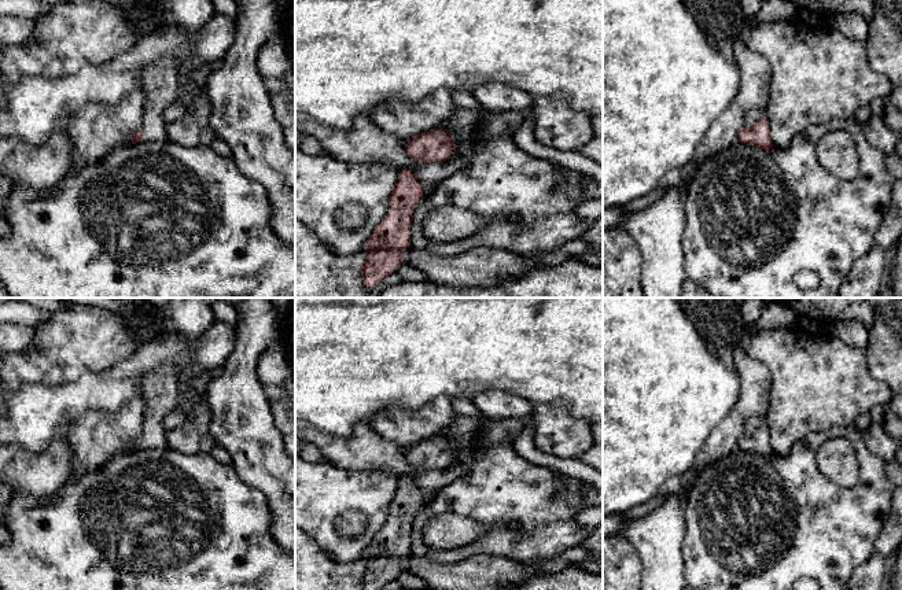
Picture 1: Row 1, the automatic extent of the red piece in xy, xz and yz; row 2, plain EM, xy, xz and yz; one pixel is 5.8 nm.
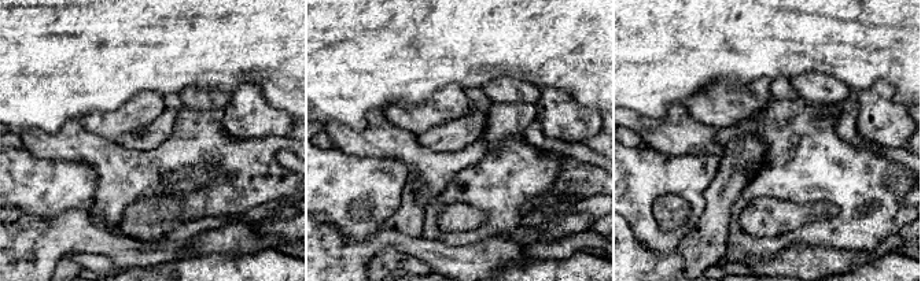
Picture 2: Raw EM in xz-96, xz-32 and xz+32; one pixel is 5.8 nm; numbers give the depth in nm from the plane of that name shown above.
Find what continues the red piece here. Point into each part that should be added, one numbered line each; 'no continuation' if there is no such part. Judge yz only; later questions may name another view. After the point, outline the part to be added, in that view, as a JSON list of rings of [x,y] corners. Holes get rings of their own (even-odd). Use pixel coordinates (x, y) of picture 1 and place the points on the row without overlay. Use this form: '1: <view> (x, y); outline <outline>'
1: yz (753, 423); outline [[[755,416],[745,420],[744,435],[750,435],[754,429],[766,423],[766,416]]]

